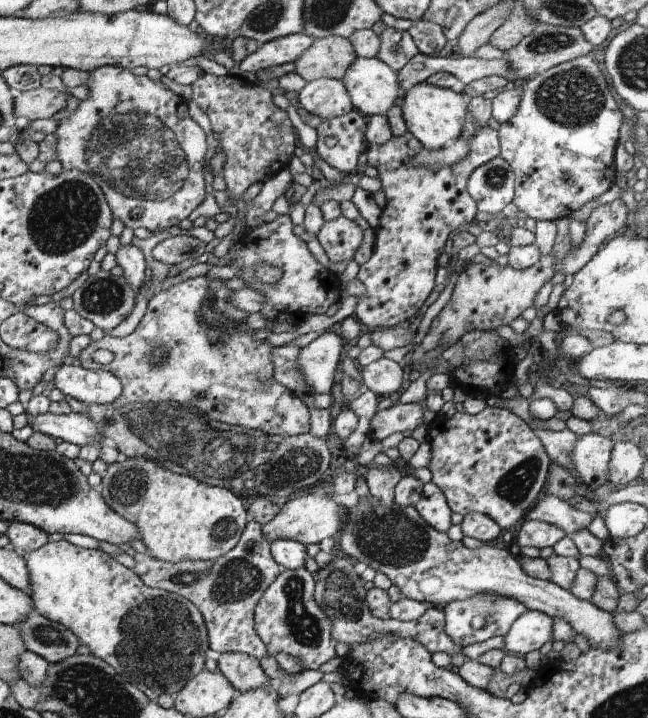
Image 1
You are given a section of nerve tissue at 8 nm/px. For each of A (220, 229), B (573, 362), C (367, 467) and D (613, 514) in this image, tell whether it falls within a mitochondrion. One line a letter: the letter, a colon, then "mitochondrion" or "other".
A: other
B: other
C: other
D: other

